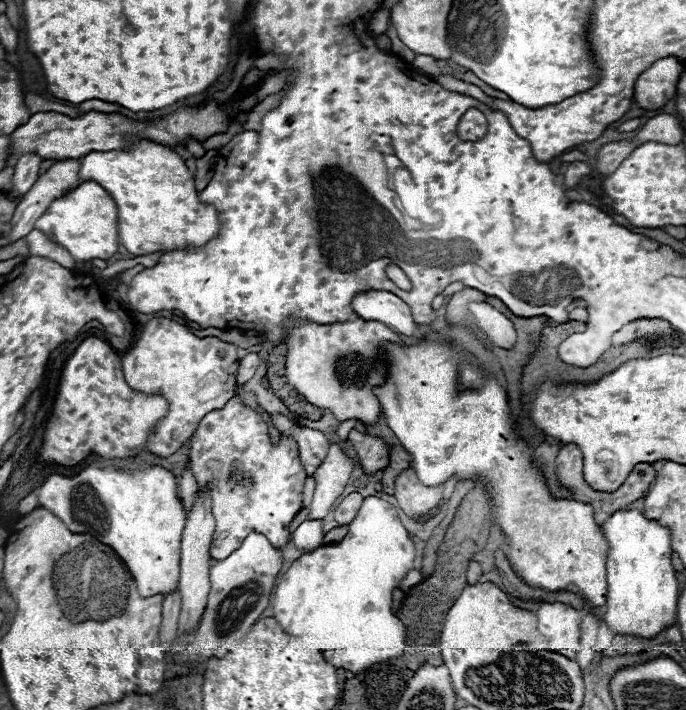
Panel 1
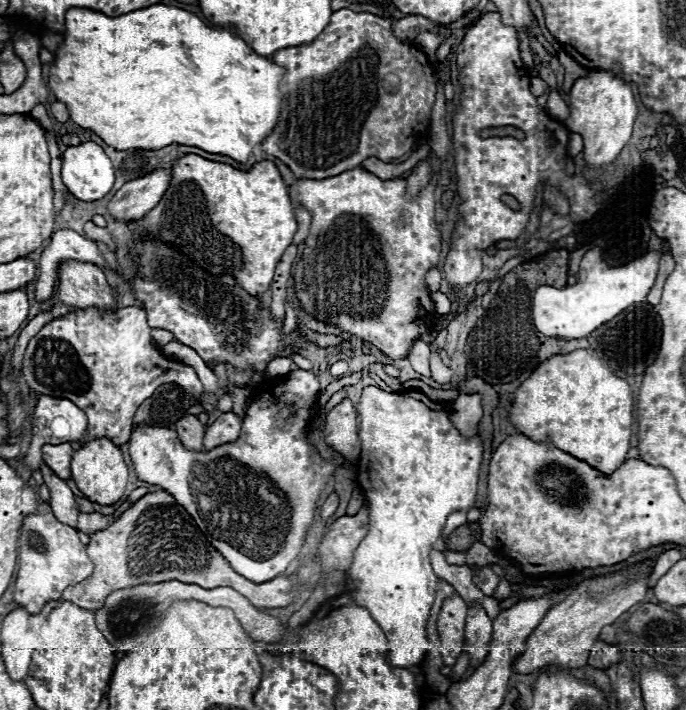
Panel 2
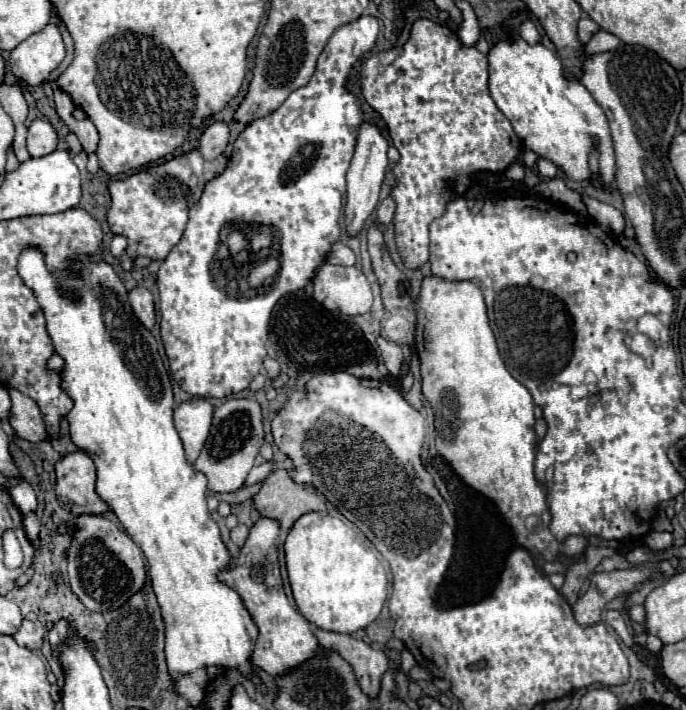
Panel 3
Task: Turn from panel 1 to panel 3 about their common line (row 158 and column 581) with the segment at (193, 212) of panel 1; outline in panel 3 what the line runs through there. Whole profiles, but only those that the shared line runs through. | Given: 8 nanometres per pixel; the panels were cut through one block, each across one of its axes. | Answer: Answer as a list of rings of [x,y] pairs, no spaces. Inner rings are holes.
[[[514,38],[512,42],[504,40],[494,44],[490,48],[488,60],[492,100],[510,120],[524,148],[554,162],[566,174],[566,178],[576,182],[590,182],[594,178],[588,166],[588,156],[592,150],[598,150],[602,154],[598,180],[602,184],[614,182],[614,144],[604,110],[590,92],[586,94],[586,88],[578,82],[578,78],[568,78],[564,74],[564,64],[552,50],[542,44],[530,46],[528,42]]]

